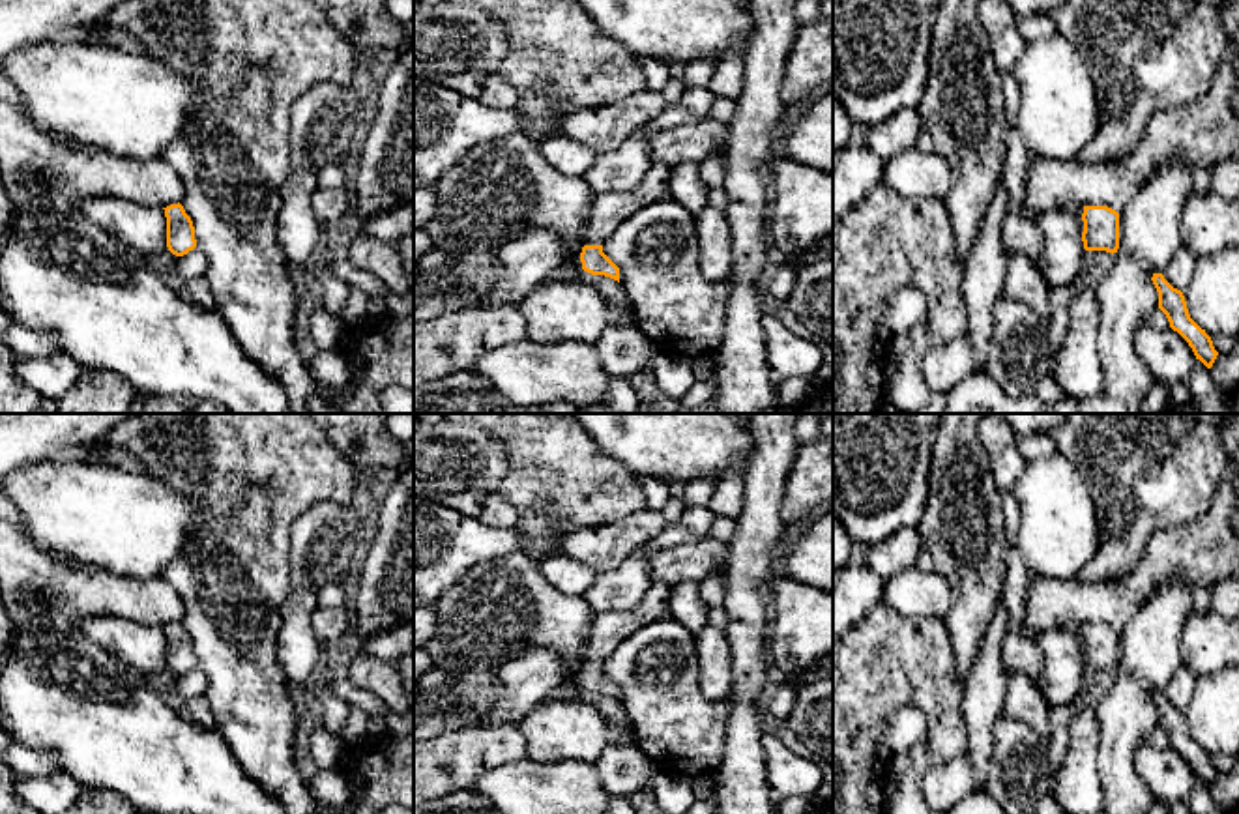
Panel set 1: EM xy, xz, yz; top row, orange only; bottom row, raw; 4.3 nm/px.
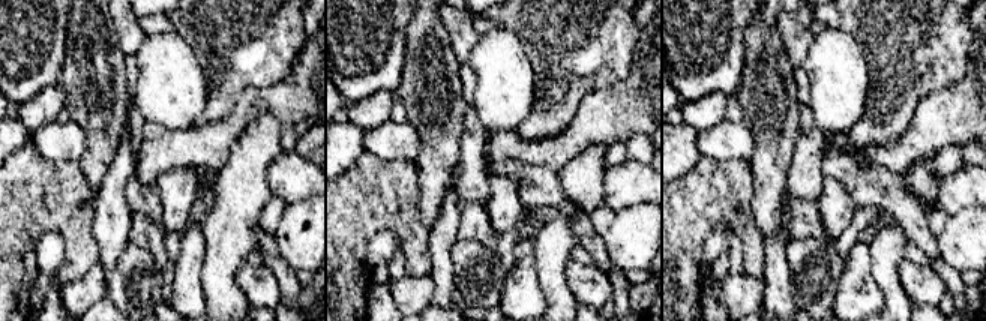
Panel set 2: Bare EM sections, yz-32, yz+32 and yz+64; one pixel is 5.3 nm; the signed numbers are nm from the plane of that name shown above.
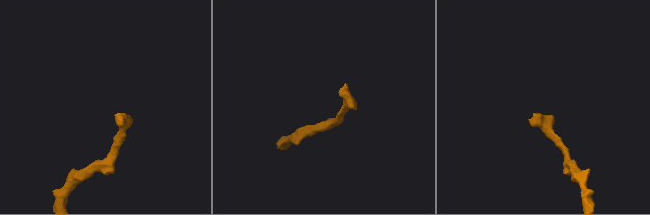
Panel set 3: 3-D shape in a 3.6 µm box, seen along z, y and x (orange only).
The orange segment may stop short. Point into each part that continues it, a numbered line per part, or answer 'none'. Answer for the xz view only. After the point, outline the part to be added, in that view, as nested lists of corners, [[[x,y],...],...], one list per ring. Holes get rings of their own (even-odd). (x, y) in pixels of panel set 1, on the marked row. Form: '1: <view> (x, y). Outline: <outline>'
1: xz (609, 210). Outline: [[[653,163],[642,182],[629,193],[597,195],[588,221],[586,245],[605,245],[606,238],[634,211],[670,198],[672,167]]]

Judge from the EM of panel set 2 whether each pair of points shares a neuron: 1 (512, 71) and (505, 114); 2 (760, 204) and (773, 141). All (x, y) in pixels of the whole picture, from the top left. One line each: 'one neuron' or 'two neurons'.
1: one neuron
2: one neuron

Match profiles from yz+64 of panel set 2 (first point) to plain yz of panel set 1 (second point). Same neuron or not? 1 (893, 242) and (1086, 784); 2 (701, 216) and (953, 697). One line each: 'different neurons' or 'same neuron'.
1: different neurons
2: same neuron

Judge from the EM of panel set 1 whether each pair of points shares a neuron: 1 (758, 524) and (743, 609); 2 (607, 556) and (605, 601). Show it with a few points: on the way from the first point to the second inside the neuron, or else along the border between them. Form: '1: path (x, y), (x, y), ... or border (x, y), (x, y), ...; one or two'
1: path (753, 545), (747, 588); one
2: border (644, 547), (614, 567), (597, 573); two

